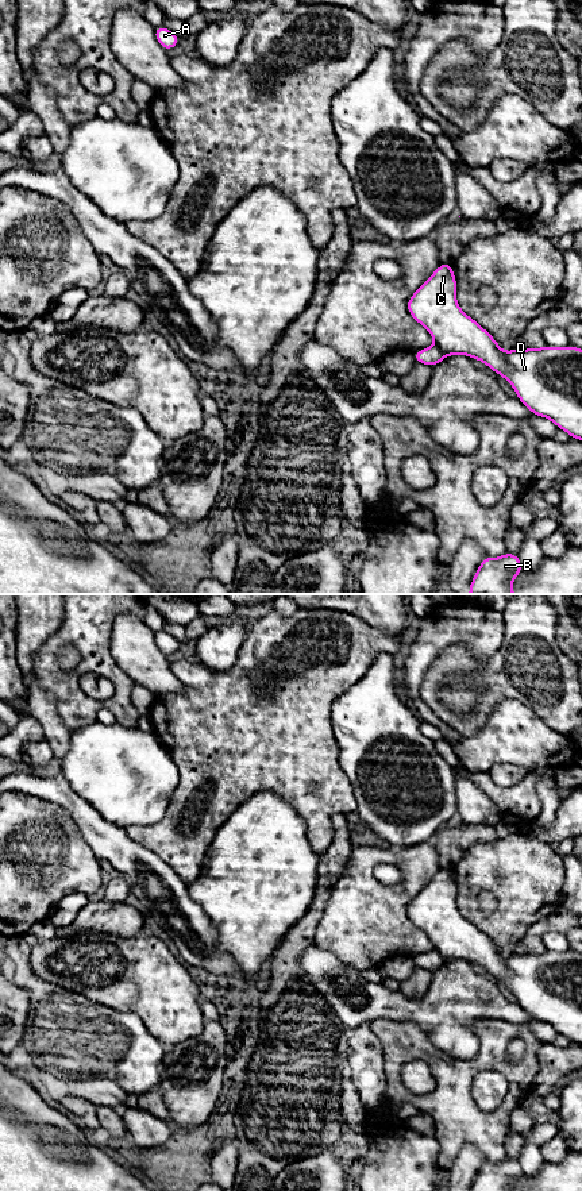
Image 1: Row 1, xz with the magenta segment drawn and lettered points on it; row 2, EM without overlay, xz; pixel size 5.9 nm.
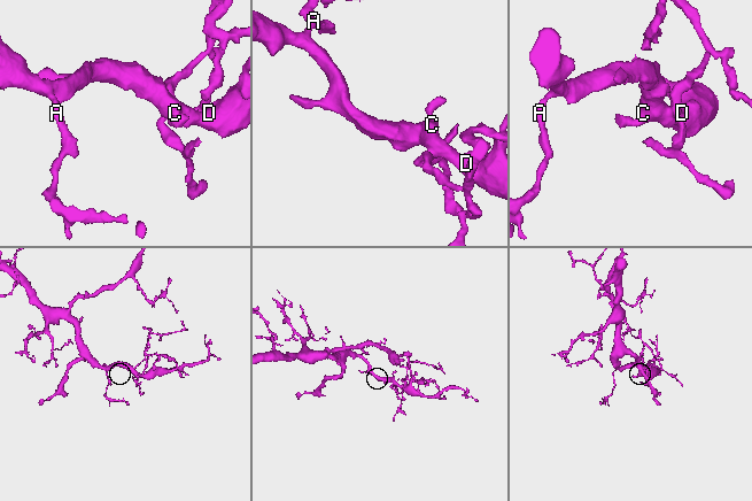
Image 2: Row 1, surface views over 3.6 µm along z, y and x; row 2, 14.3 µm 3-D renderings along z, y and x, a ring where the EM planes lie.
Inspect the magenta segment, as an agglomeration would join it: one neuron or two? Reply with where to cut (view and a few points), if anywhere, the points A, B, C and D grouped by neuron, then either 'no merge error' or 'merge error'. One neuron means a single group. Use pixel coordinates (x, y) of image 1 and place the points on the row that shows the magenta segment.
cut xz (435, 345), (446, 355); groups A C D / B; merge error

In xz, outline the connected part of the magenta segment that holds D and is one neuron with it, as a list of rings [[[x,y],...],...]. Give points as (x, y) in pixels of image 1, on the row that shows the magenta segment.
[[[440,263],[409,297],[408,312],[431,334],[446,356],[460,354],[483,362],[512,385],[517,398],[535,416],[551,420],[571,439],[582,440],[582,348],[571,344],[562,348],[544,344],[541,348],[514,348],[505,352],[483,327],[460,309],[456,288],[452,265]]]

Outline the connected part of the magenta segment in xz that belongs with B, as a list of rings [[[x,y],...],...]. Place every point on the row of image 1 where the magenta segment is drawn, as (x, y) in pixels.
[[[517,554],[485,556],[473,577],[469,594],[516,594],[512,582],[524,571]]]

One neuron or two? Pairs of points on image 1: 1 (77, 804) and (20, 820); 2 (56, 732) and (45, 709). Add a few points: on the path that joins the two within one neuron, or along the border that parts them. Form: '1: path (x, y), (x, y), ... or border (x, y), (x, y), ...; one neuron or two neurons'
1: border (33, 796), (61, 805), (72, 817), (80, 835); two neurons
2: path (53, 727), (46, 715); one neuron

